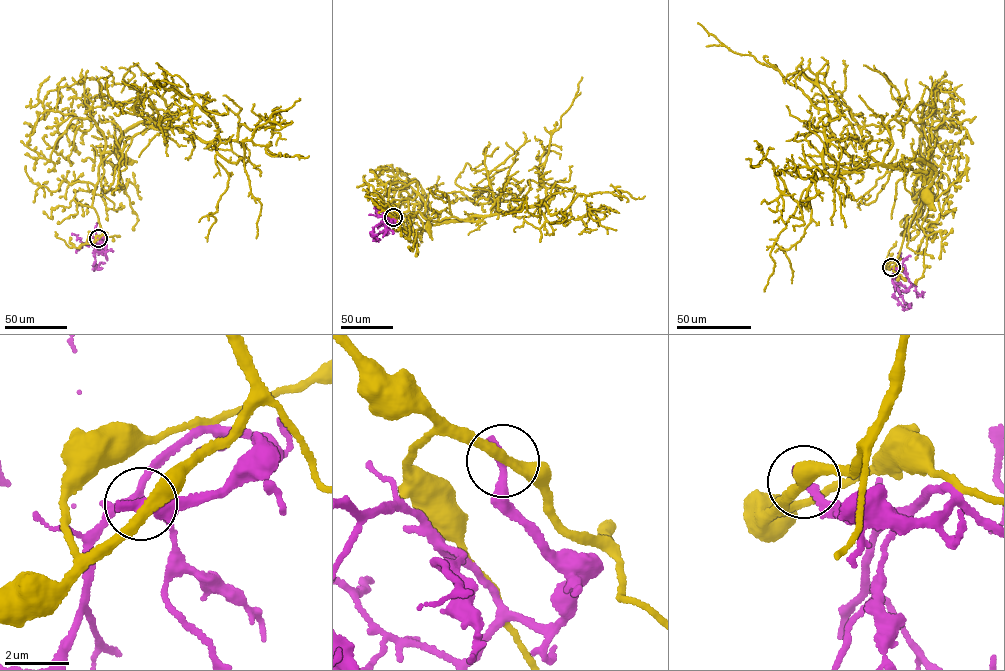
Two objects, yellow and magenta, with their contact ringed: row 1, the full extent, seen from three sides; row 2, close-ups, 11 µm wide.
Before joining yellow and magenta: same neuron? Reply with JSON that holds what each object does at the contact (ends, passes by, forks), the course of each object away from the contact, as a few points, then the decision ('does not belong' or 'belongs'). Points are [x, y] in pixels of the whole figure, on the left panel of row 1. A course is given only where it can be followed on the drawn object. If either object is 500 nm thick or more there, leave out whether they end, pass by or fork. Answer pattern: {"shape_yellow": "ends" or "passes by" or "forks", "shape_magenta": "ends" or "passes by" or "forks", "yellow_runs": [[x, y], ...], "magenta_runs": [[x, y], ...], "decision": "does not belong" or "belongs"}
{"shape_yellow": "passes by", "shape_magenta": "ends", "yellow_runs": [[98, 238], [102, 231], [92, 205], [100, 155], [113, 149], [124, 131], [117, 150], [124, 158]], "magenta_runs": [[98, 238], [103, 236], [98, 237], [95, 244], [93, 266], [97, 269], [100, 262], [104, 263]], "decision": "does not belong"}

